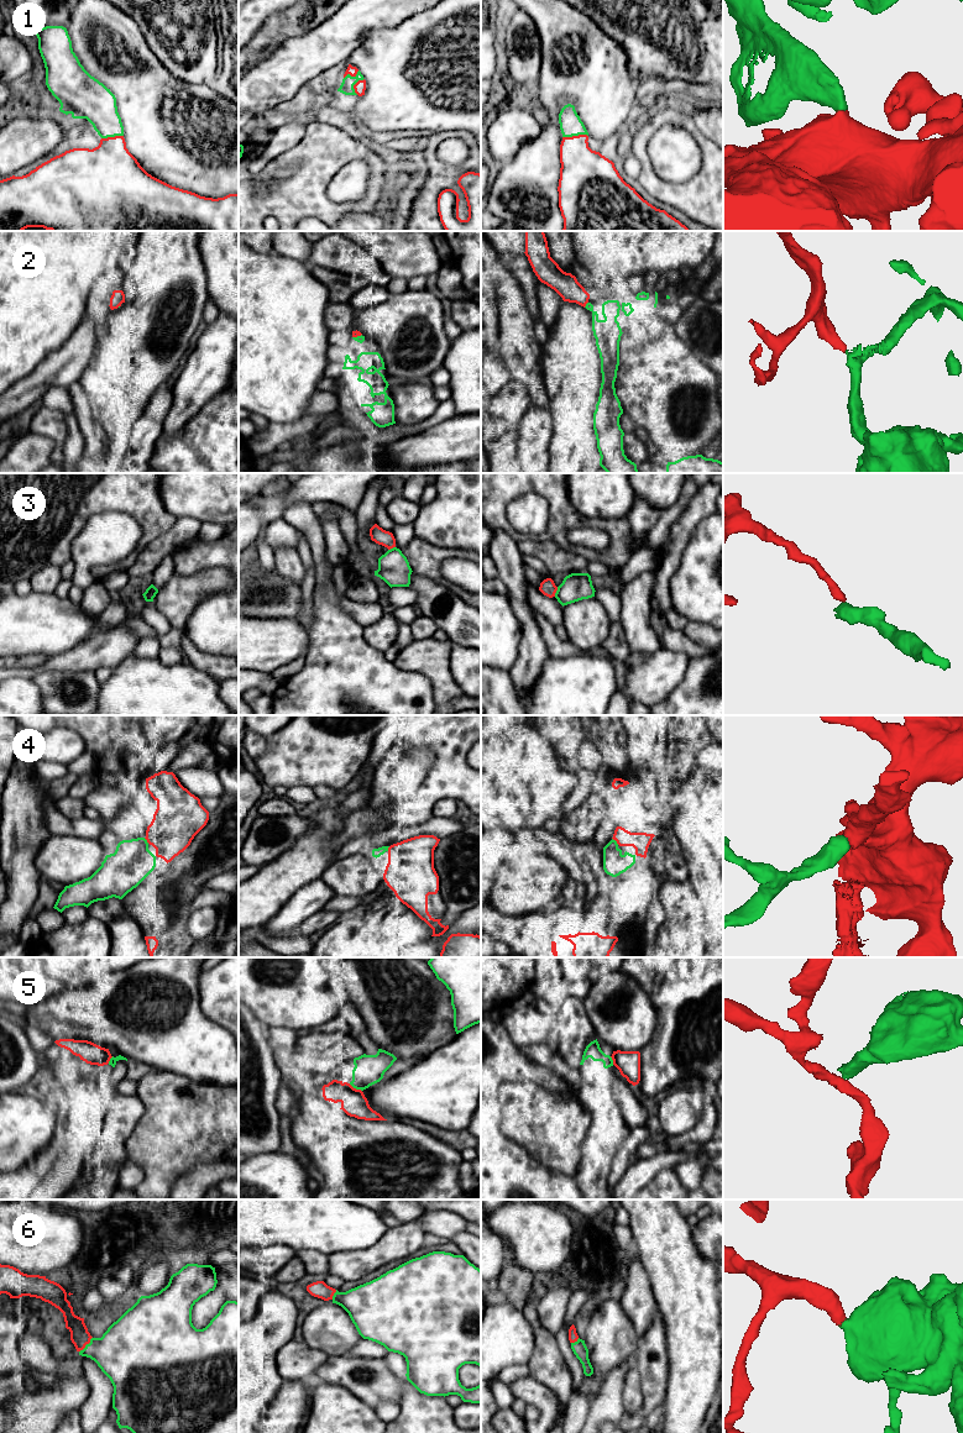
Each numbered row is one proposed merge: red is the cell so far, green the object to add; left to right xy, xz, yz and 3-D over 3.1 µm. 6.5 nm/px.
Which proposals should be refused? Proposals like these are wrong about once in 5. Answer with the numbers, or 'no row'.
3, 5

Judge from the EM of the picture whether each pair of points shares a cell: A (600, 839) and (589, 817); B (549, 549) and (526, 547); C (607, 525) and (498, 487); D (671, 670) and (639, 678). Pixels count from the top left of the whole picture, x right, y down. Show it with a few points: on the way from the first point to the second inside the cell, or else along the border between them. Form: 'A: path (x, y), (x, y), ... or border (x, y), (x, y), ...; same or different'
A: border (602, 822), (592, 840); different
B: path (543, 549), (532, 547); same
C: path (580, 521), (542, 486), (526, 486); same
D: path (664, 670), (647, 678); same

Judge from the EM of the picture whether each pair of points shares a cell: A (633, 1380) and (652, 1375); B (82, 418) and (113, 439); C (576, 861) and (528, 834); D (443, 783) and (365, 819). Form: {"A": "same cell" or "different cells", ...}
{"A": "different cells", "B": "different cells", "C": "same cell", "D": "same cell"}

